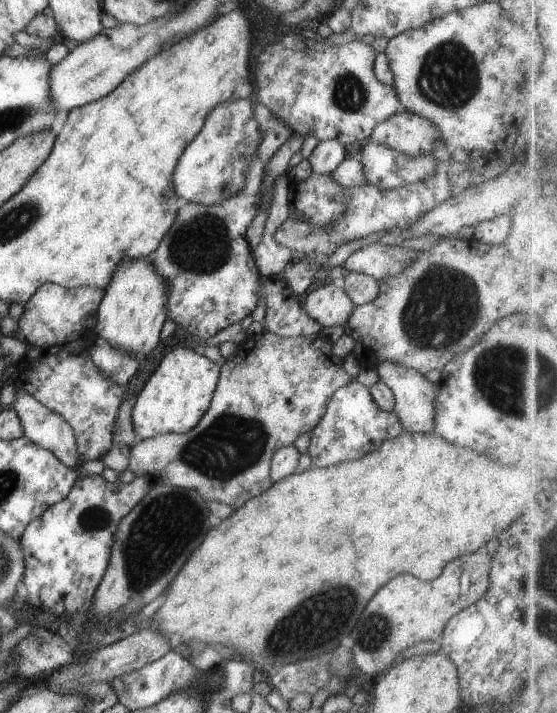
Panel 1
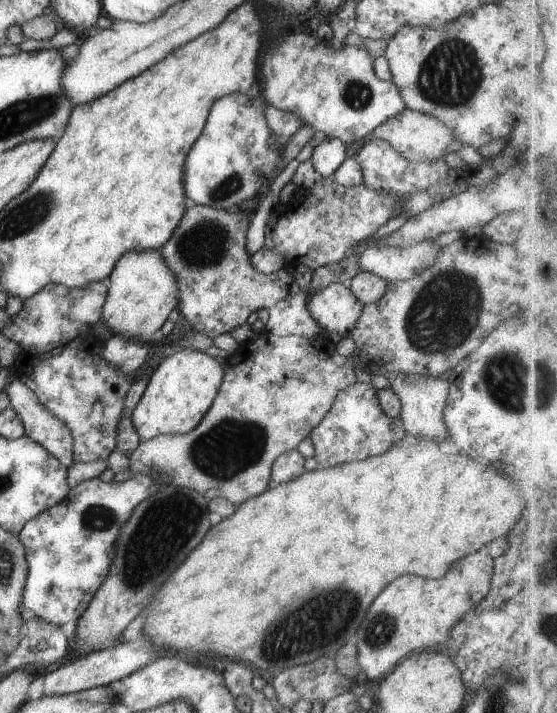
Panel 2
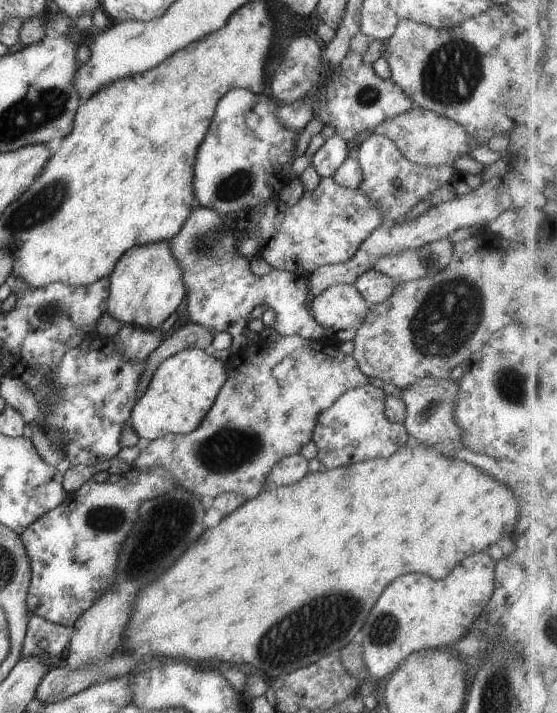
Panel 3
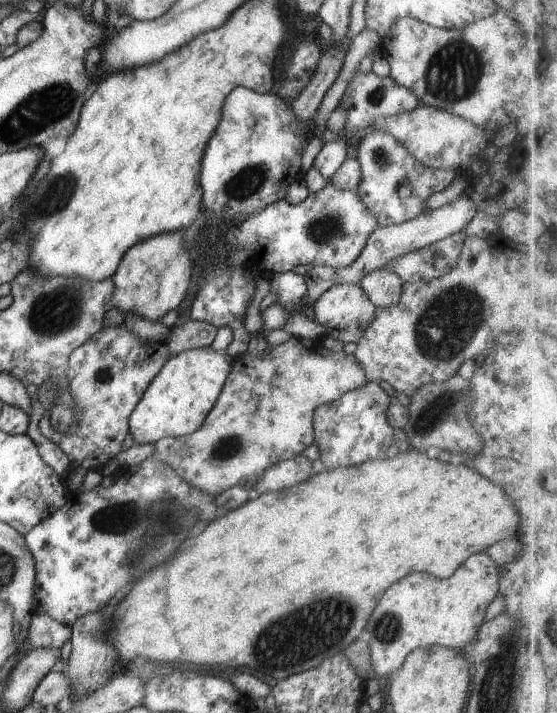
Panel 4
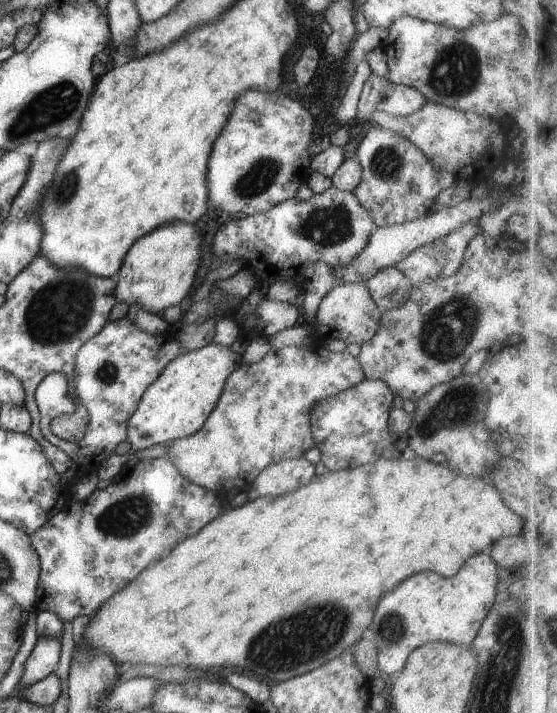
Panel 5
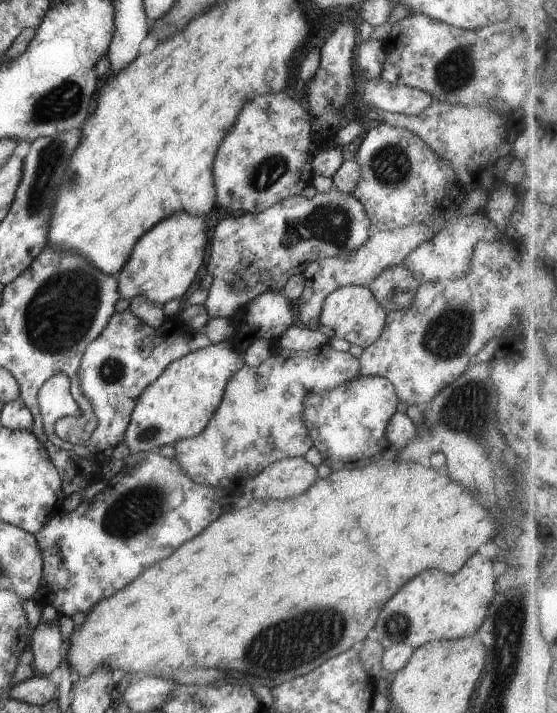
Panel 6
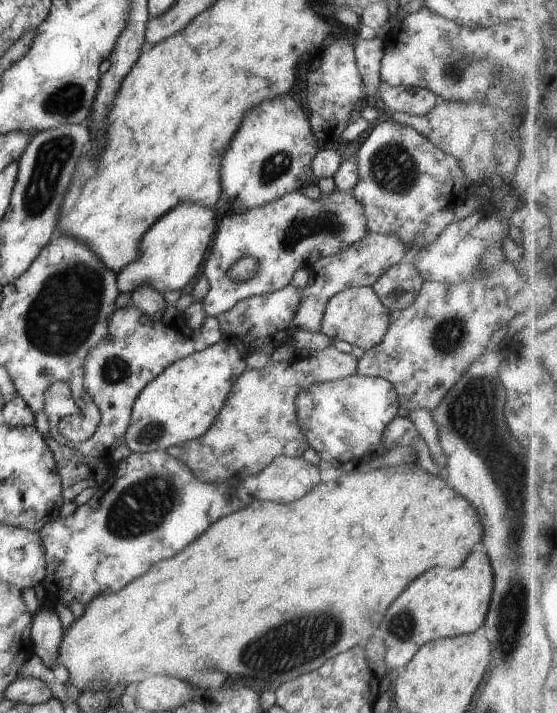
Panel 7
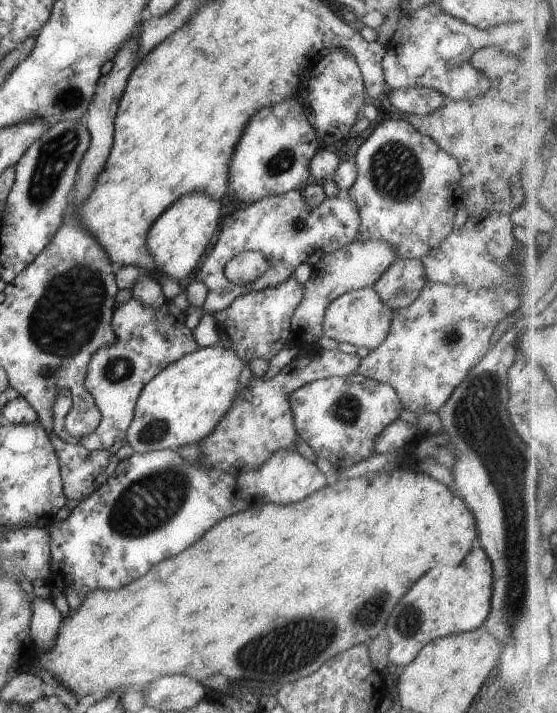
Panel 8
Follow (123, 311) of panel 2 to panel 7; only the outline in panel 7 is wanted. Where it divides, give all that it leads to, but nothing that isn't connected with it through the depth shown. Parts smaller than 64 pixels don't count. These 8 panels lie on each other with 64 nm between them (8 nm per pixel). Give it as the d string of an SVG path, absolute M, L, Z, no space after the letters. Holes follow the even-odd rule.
M186 201L172 207L144 233L140 240L139 257L117 273L117 287L121 293L132 292L143 284L151 284L161 293L167 290L181 292L198 274L204 254L216 232L216 211L204 203Z

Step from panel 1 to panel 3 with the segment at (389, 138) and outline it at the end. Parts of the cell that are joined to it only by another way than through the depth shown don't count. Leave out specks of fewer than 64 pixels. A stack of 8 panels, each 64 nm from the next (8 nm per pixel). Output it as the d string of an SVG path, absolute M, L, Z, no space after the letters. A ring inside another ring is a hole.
M414 107L394 118L384 119L373 128L373 132L391 138L408 160L425 167L437 167L442 164L453 166L458 157L468 155L479 142L477 138L470 136L460 123L420 107Z

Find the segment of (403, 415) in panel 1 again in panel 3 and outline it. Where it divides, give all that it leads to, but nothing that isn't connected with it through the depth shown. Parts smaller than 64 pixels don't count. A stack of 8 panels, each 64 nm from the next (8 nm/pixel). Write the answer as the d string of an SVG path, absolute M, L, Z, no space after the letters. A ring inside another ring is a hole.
M430 377L418 379L408 388L402 389L402 400L407 406L406 418L403 425L410 437L414 437L422 445L435 446L438 442L450 442L463 438L463 430L454 418L457 407L460 380L431 379Z

